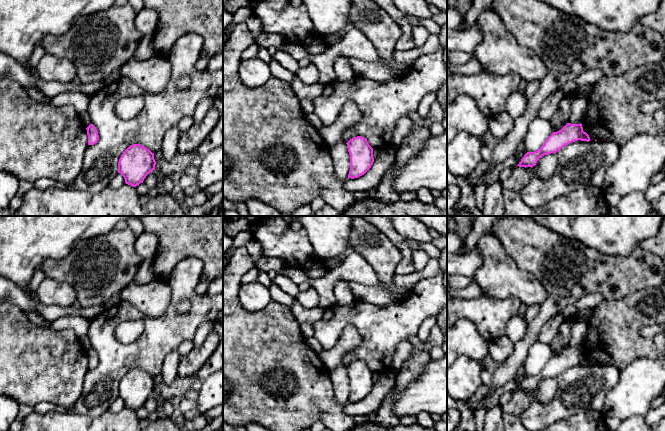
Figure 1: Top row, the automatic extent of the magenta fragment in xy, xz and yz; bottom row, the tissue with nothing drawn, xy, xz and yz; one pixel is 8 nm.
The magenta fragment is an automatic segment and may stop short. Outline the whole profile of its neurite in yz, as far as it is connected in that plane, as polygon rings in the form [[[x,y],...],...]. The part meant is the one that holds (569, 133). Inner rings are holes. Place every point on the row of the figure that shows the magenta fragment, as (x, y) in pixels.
[[[567,123],[561,130],[553,132],[539,150],[527,152],[517,166],[525,168],[533,167],[542,156],[556,153],[564,146],[578,140],[589,142],[590,137],[583,131],[581,123]]]

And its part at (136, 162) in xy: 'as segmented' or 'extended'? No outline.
as segmented

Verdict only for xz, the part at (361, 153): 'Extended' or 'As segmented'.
As segmented

